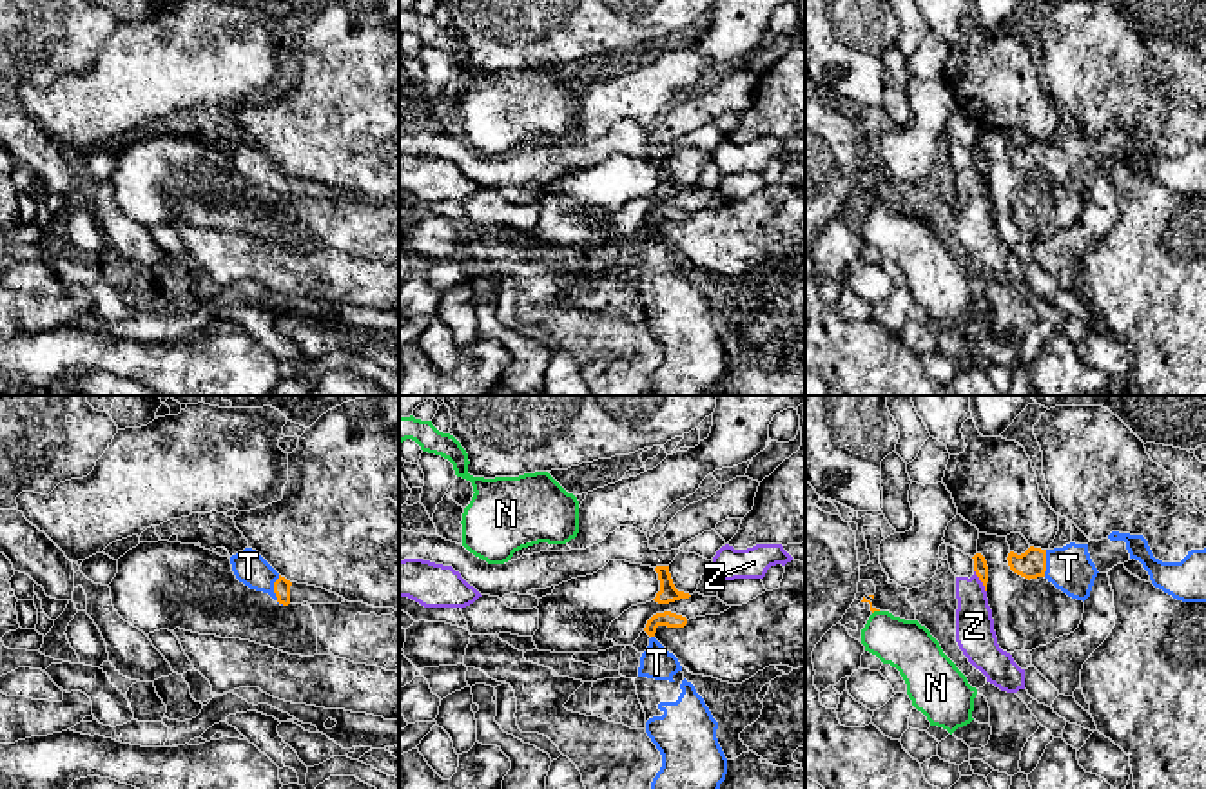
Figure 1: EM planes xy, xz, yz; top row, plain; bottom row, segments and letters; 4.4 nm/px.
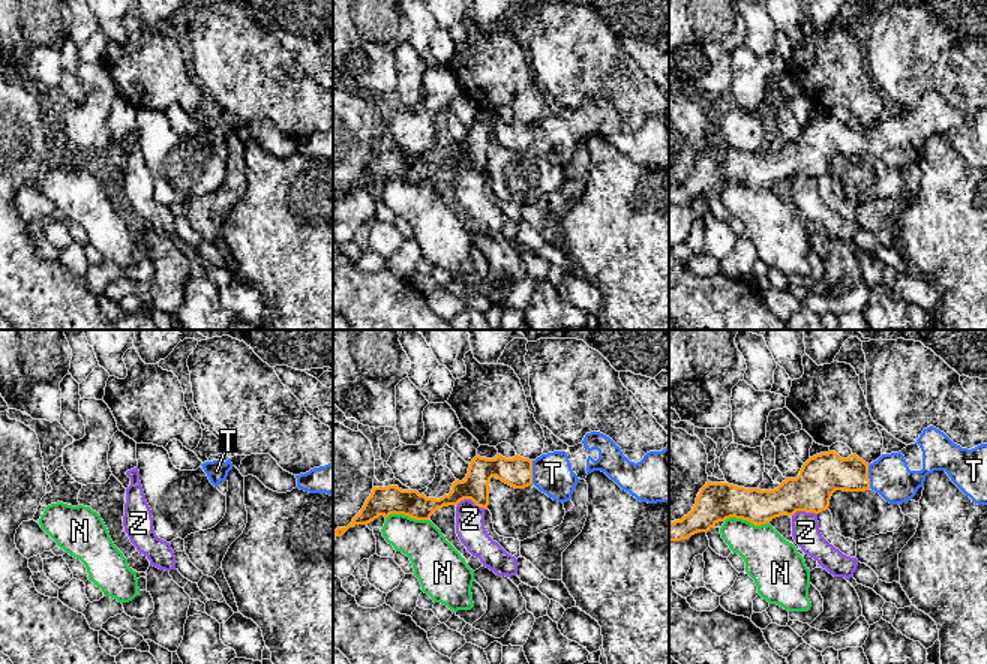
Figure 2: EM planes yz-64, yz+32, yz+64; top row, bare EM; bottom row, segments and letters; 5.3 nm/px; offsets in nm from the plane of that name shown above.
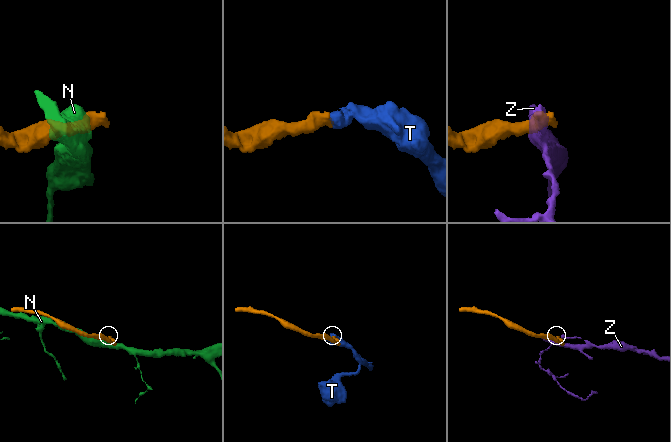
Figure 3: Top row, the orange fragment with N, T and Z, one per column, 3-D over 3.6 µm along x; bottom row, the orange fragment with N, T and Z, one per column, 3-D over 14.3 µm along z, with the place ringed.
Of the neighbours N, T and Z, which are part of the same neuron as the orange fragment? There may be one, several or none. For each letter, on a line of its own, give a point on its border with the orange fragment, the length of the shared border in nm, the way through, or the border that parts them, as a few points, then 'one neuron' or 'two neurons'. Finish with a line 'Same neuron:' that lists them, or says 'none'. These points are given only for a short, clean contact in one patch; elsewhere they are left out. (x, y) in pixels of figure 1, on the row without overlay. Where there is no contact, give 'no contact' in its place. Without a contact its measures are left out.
N: yz (875, 204) | 40 nm | along yz (878, 204), (873, 207) | two neurons
T: xy (274, 185) | 140 nm | across xy (282, 180), (274, 185), (249, 160) | one neuron
Z: yz (980, 173) | 120 nm | along yz (974, 164), (985, 185) | two neurons
Same neuron: T

